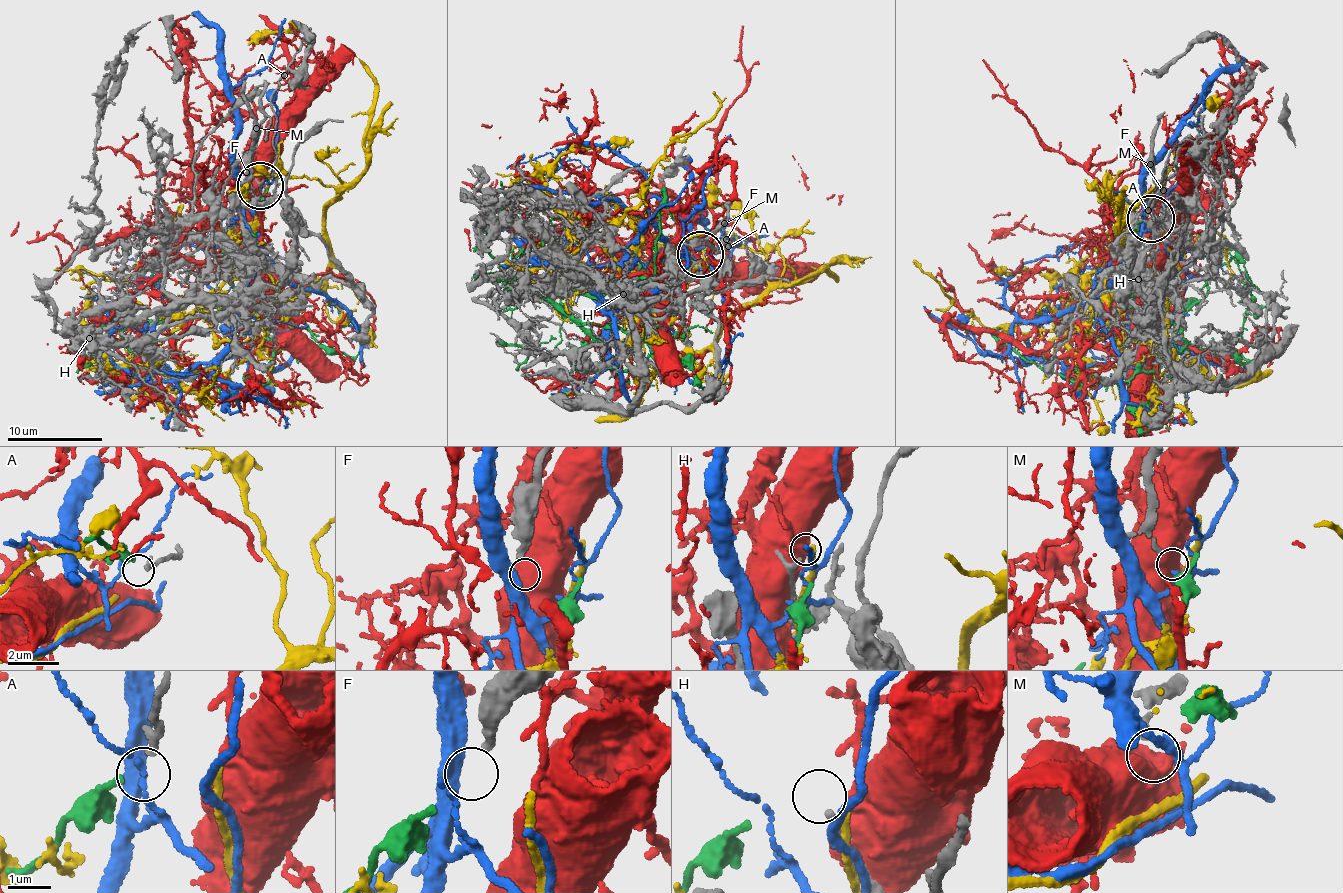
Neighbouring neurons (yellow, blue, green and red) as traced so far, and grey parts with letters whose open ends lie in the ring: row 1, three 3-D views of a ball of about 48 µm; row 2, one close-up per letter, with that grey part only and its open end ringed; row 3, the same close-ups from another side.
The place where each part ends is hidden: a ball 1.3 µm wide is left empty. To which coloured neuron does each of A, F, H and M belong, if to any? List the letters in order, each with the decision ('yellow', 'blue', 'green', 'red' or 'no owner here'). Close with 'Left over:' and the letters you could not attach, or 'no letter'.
A: green
F: no owner here
H: no owner here
M: no owner here
Left over: F, H, M

